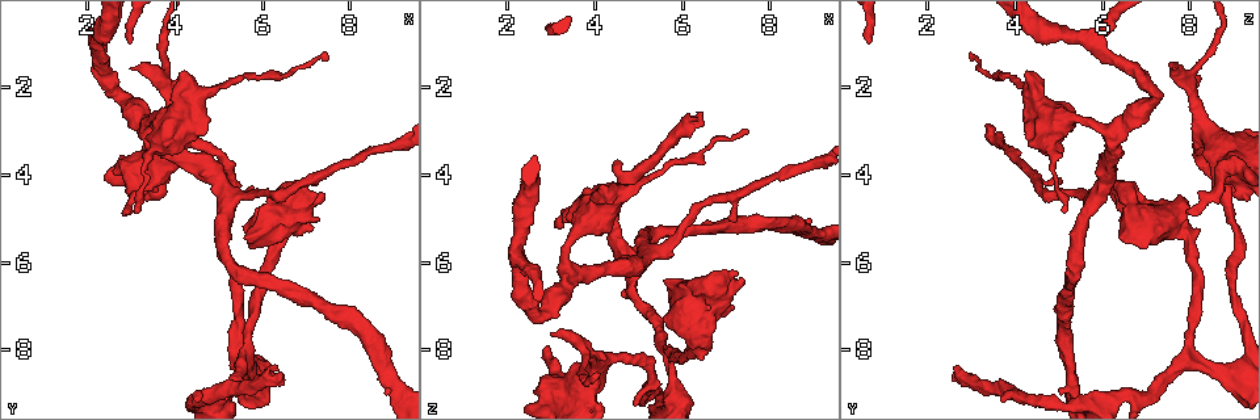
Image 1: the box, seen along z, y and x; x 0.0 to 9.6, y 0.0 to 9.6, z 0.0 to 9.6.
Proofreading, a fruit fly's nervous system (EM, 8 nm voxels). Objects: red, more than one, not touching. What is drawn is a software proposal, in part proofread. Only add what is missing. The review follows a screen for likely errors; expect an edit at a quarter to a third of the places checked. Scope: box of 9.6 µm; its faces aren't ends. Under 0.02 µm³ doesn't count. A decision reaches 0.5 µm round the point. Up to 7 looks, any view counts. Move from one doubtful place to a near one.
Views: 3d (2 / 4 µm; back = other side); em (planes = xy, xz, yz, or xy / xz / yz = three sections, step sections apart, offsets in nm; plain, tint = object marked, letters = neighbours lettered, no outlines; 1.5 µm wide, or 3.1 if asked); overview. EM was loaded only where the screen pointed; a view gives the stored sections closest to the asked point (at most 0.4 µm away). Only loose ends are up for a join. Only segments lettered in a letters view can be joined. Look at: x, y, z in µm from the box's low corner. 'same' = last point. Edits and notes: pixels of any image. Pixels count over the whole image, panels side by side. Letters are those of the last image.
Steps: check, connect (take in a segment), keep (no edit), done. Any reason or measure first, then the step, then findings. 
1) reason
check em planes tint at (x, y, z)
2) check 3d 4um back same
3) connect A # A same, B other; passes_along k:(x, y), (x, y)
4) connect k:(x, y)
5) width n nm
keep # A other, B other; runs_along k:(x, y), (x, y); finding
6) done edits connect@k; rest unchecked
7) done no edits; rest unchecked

check em planes letters at (4.10, 1.75, 4.25)

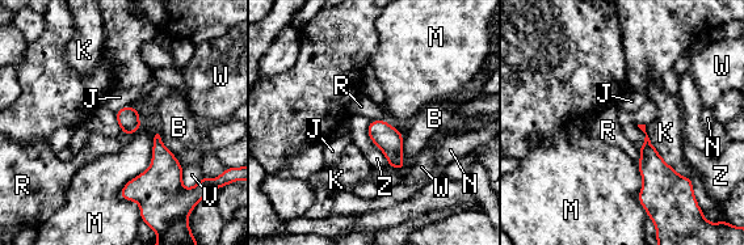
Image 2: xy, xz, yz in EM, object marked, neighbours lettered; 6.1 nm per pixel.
keep # B other, J other, K other, M other, N other, R other, V other, W other, Z other; no lettered segment goes on from it

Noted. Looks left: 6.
free end
check em planes letters at (4.15, 1.70, 8.20)

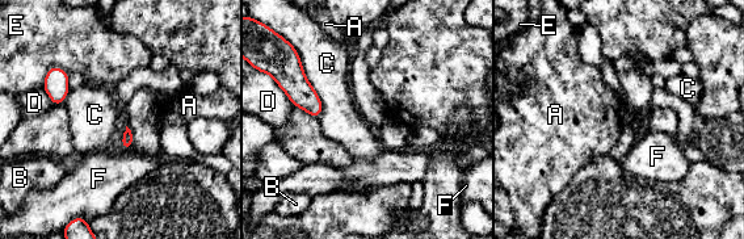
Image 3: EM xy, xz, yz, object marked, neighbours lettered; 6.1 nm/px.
keep # A other, B other, C other, D other, E other, F other; border 3:(301, 62), (322, 104), (318, 117); none of them fits

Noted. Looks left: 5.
long arm stops here
check 3d 2um back at (7.45, 1.25, 3.05)

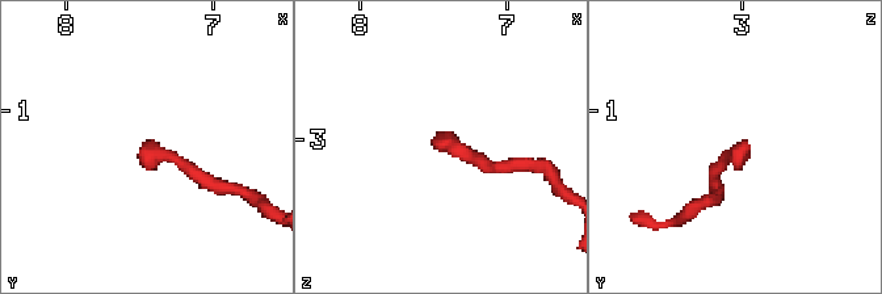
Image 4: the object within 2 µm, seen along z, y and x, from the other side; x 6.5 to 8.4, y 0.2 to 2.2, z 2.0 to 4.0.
shape alone is not enough
check em planes letters at (7.52, 1.26, 3.00)

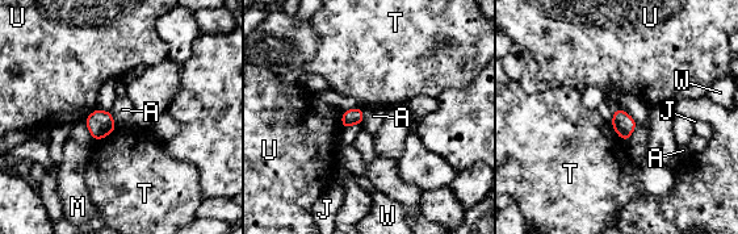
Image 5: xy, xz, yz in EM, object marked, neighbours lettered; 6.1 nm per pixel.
width 100 nm
keep # A other, J other, M other, T other, U other, W other; border 5:(364, 108), (364, 122), (361, 125); none of them fits

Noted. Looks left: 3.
done no edits; rest unchecked

